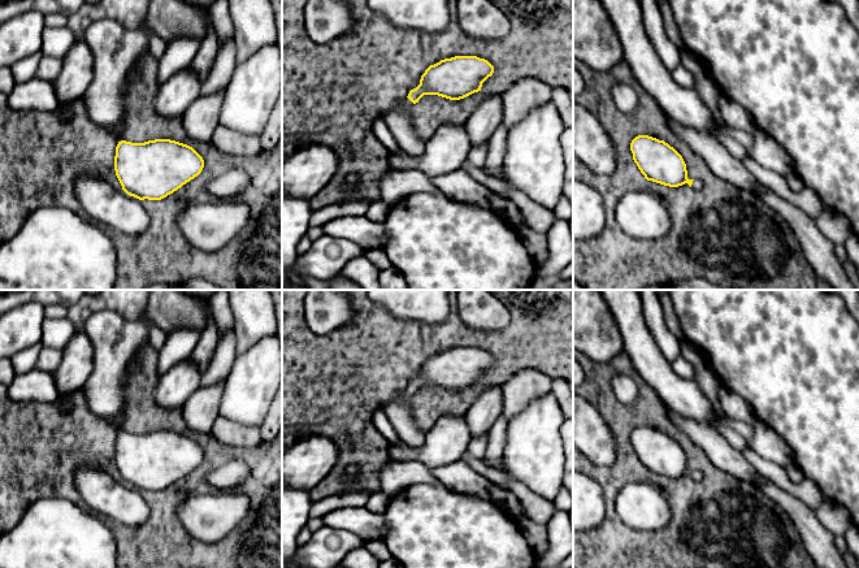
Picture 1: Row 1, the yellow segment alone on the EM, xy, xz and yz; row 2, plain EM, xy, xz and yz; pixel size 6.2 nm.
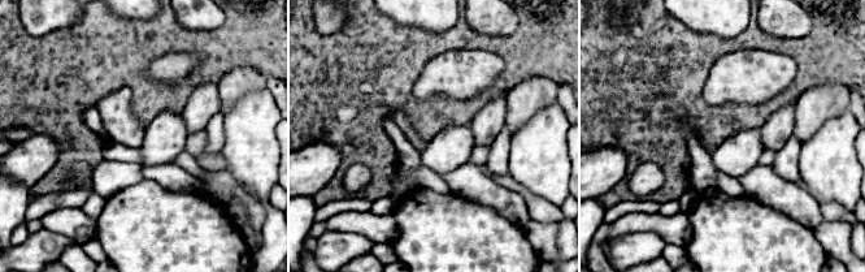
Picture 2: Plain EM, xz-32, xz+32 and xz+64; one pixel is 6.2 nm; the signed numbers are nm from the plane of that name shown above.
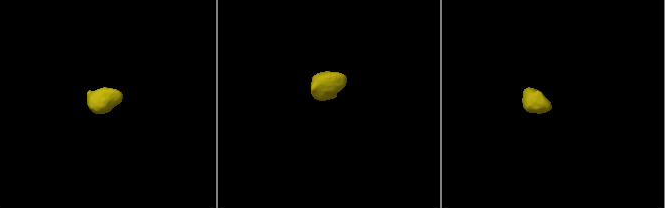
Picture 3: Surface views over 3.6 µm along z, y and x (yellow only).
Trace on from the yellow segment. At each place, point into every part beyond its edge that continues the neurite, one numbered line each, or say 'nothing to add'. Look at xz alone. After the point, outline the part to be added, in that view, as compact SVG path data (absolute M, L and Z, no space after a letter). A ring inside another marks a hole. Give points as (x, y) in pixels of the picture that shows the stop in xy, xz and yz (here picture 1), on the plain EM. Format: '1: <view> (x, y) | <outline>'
1: xz (398, 411) | M405 389L398 398L383 407L383 412L391 426L403 441L411 447L420 447L425 442L426 433L420 429L411 408L413 394Z

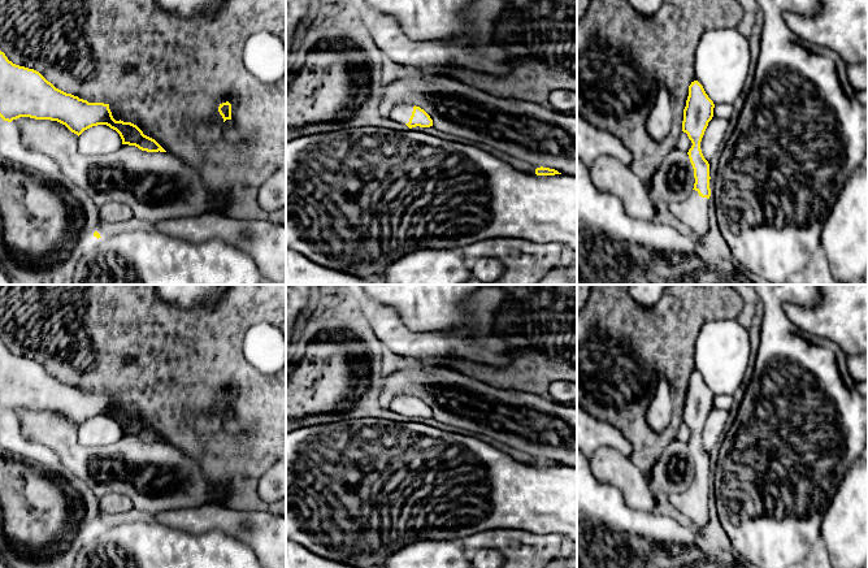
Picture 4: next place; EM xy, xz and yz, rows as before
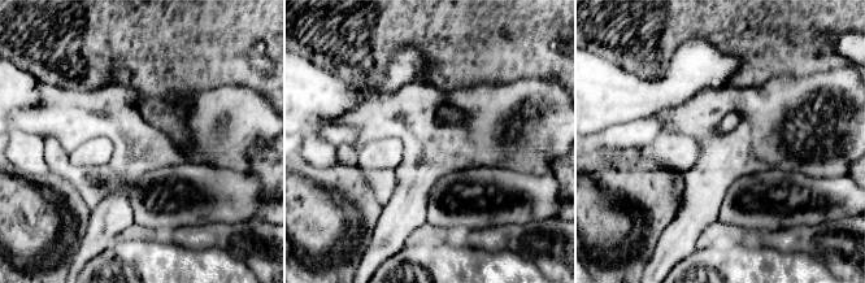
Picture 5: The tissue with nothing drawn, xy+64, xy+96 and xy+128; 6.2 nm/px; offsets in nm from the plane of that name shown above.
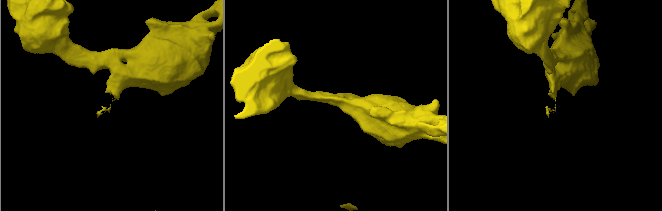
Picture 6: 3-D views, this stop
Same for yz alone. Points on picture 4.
1: yz (693, 503) | M695 481L685 493L669 497L670 503L696 526L708 521L708 499L709 490L702 489Z

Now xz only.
1: xz (400, 404) | M398 395L391 400L389 409L396 412L398 415L405 416L409 413L409 409L413 403L413 398L415 396L412 395Z

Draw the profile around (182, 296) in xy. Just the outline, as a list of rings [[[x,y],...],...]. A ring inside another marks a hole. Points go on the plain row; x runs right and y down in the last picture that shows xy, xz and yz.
[[[156,285],[156,291],[177,309],[214,307],[229,292],[231,285]]]

